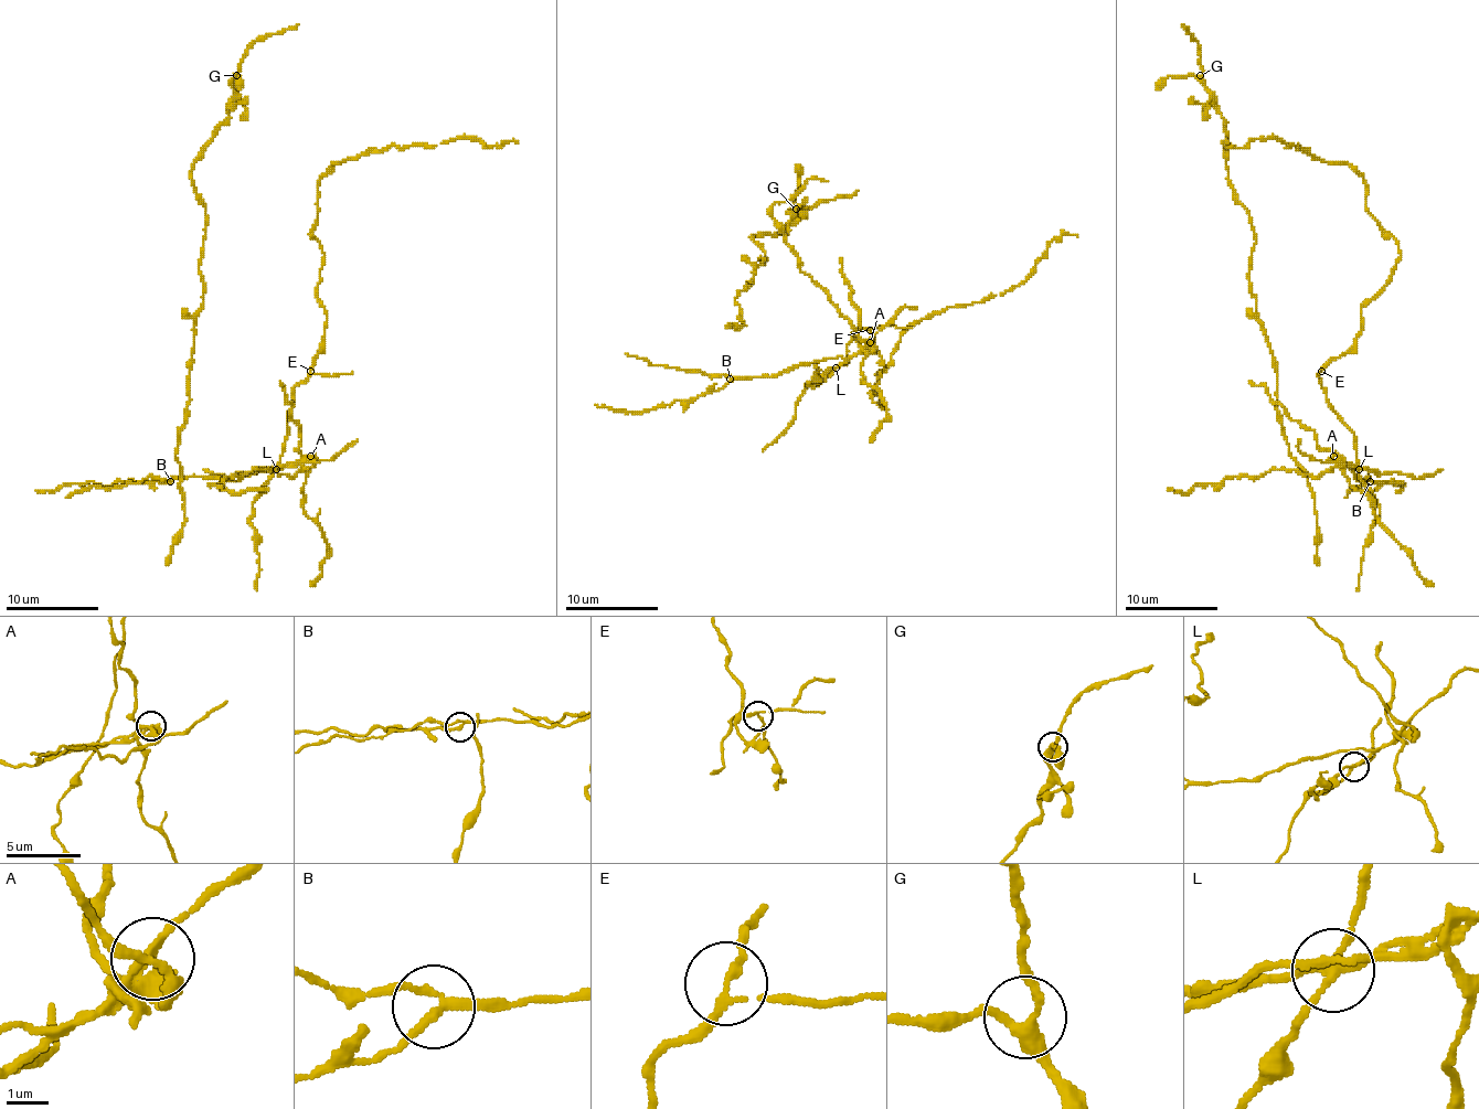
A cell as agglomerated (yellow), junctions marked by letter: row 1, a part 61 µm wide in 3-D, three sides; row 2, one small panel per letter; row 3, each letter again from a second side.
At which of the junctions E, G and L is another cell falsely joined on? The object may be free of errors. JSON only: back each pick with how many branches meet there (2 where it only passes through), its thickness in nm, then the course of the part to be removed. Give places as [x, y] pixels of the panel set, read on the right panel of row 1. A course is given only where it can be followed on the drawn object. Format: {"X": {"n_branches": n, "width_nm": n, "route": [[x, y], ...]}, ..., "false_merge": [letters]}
{"L": {"n_branches": 4, "width_nm": 200, "route": [[1359, 469], [1333, 462], [1317, 477], [1270, 469], [1261, 477], [1198, 483], [1193, 490], [1172, 488]]}, "false_merge": ["L"]}

